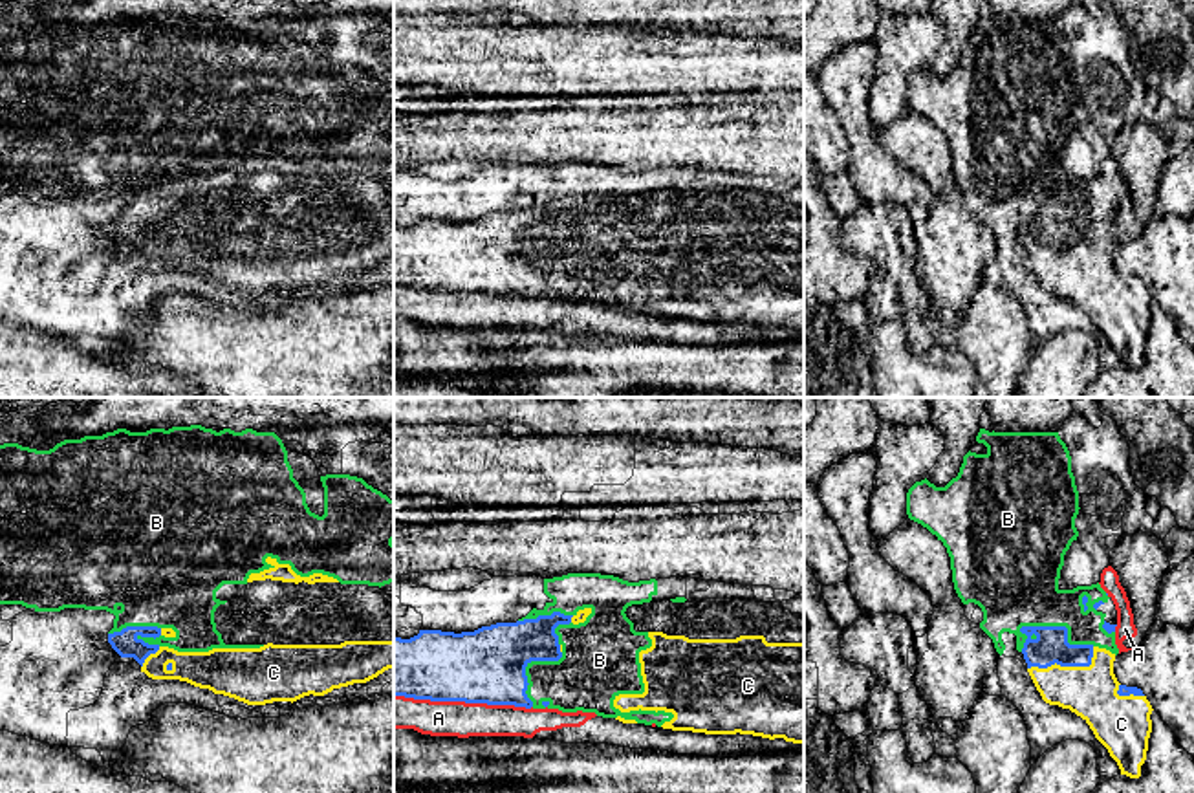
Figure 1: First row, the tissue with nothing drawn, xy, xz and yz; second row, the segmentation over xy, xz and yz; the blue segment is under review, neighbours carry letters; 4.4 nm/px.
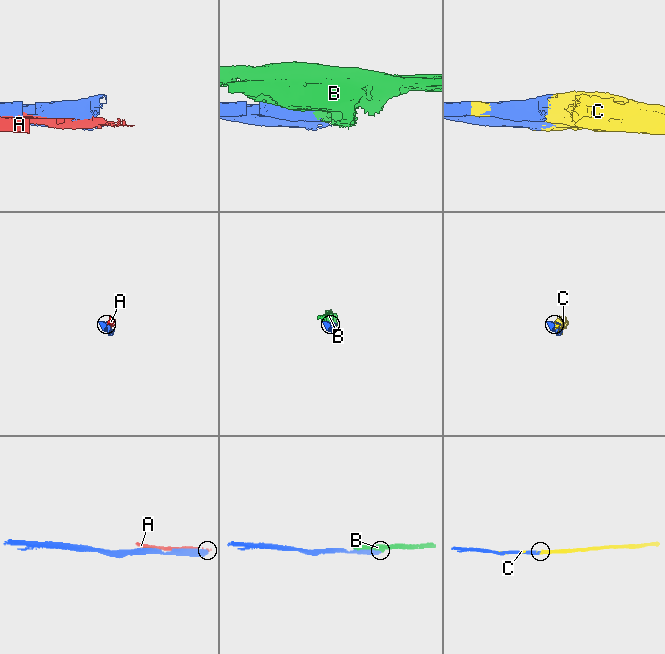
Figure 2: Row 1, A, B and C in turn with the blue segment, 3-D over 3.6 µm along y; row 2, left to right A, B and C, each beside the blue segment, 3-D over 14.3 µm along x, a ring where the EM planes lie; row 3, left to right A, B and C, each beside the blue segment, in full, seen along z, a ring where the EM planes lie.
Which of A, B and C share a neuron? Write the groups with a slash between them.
A / B / C

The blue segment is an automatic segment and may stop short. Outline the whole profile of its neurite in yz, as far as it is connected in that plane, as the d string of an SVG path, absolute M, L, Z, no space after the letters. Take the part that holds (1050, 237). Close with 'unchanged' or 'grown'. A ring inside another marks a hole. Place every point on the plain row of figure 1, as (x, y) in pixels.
M1022 216L1020 222L1027 225L1022 244L1042 289L1080 306L1117 352L1121 364L1139 368L1146 350L1154 299L1141 278L1117 271L1115 244L1093 234L1069 234L1066 216Z | grown

